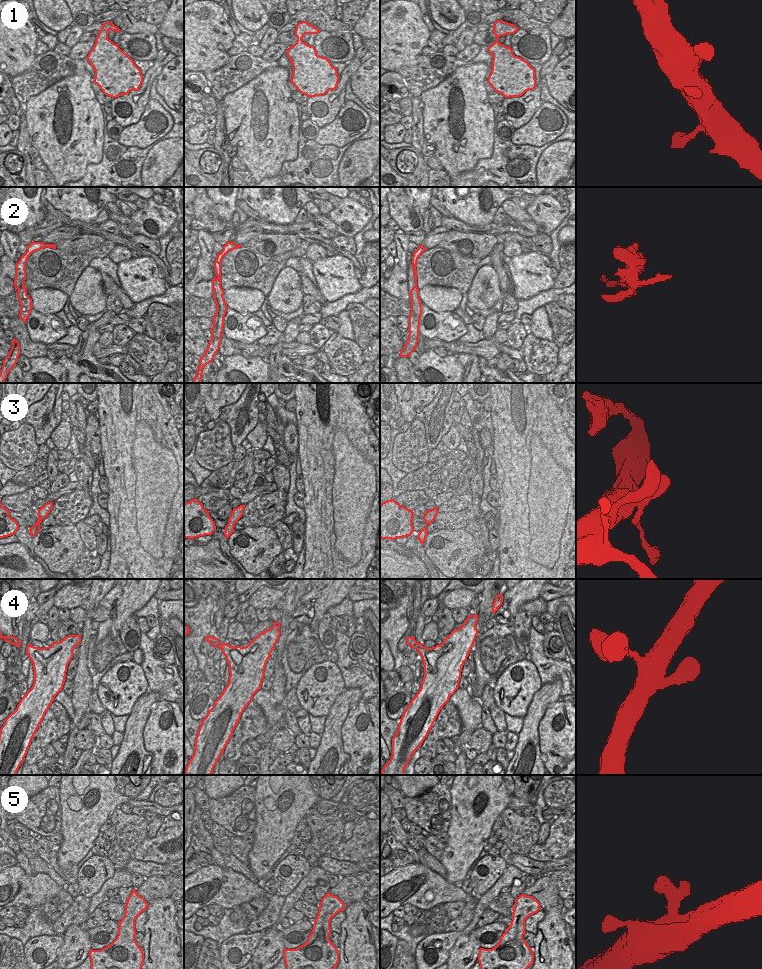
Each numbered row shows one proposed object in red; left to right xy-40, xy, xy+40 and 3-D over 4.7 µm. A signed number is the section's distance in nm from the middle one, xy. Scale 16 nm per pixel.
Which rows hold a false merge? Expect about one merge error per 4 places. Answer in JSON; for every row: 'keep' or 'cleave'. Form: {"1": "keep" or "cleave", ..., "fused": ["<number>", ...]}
{"1": "keep", "2": "cleave", "3": "keep", "4": "keep", "5": "keep", "fused": ["2"]}

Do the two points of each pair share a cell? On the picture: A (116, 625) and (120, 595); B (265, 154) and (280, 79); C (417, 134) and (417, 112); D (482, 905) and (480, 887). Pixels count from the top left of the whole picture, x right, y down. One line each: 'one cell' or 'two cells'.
A: one cell
B: one cell
C: one cell
D: two cells

